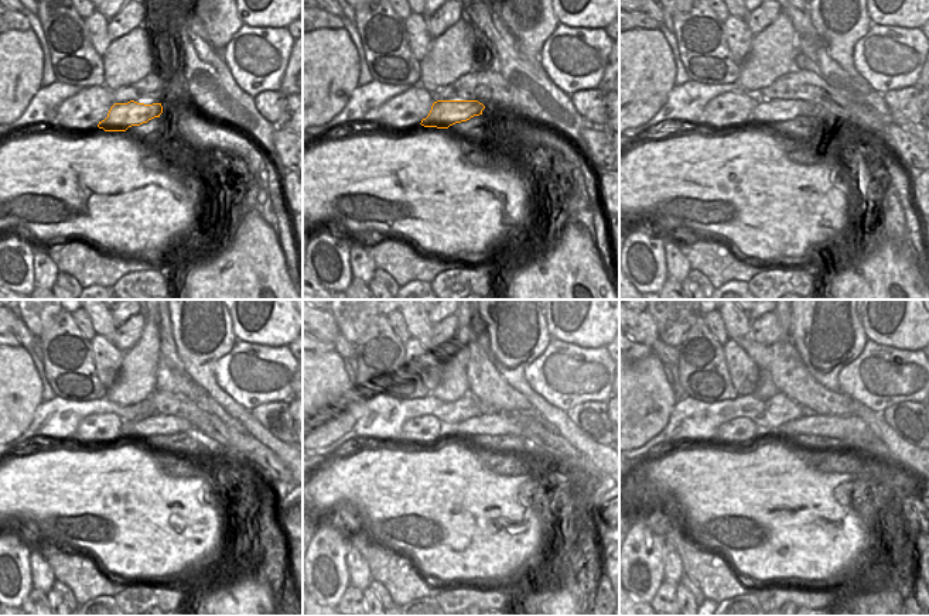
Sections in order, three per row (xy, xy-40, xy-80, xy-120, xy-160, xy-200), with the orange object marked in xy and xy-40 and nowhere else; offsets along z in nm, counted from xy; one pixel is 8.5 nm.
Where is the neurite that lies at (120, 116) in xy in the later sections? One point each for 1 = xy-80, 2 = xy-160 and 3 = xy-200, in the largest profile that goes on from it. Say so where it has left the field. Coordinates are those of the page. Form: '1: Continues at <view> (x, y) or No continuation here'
1: Continues at xy-80 (765, 112)
2: Continues at xy-160 (492, 425)
3: Continues at xy-200 (846, 428)

